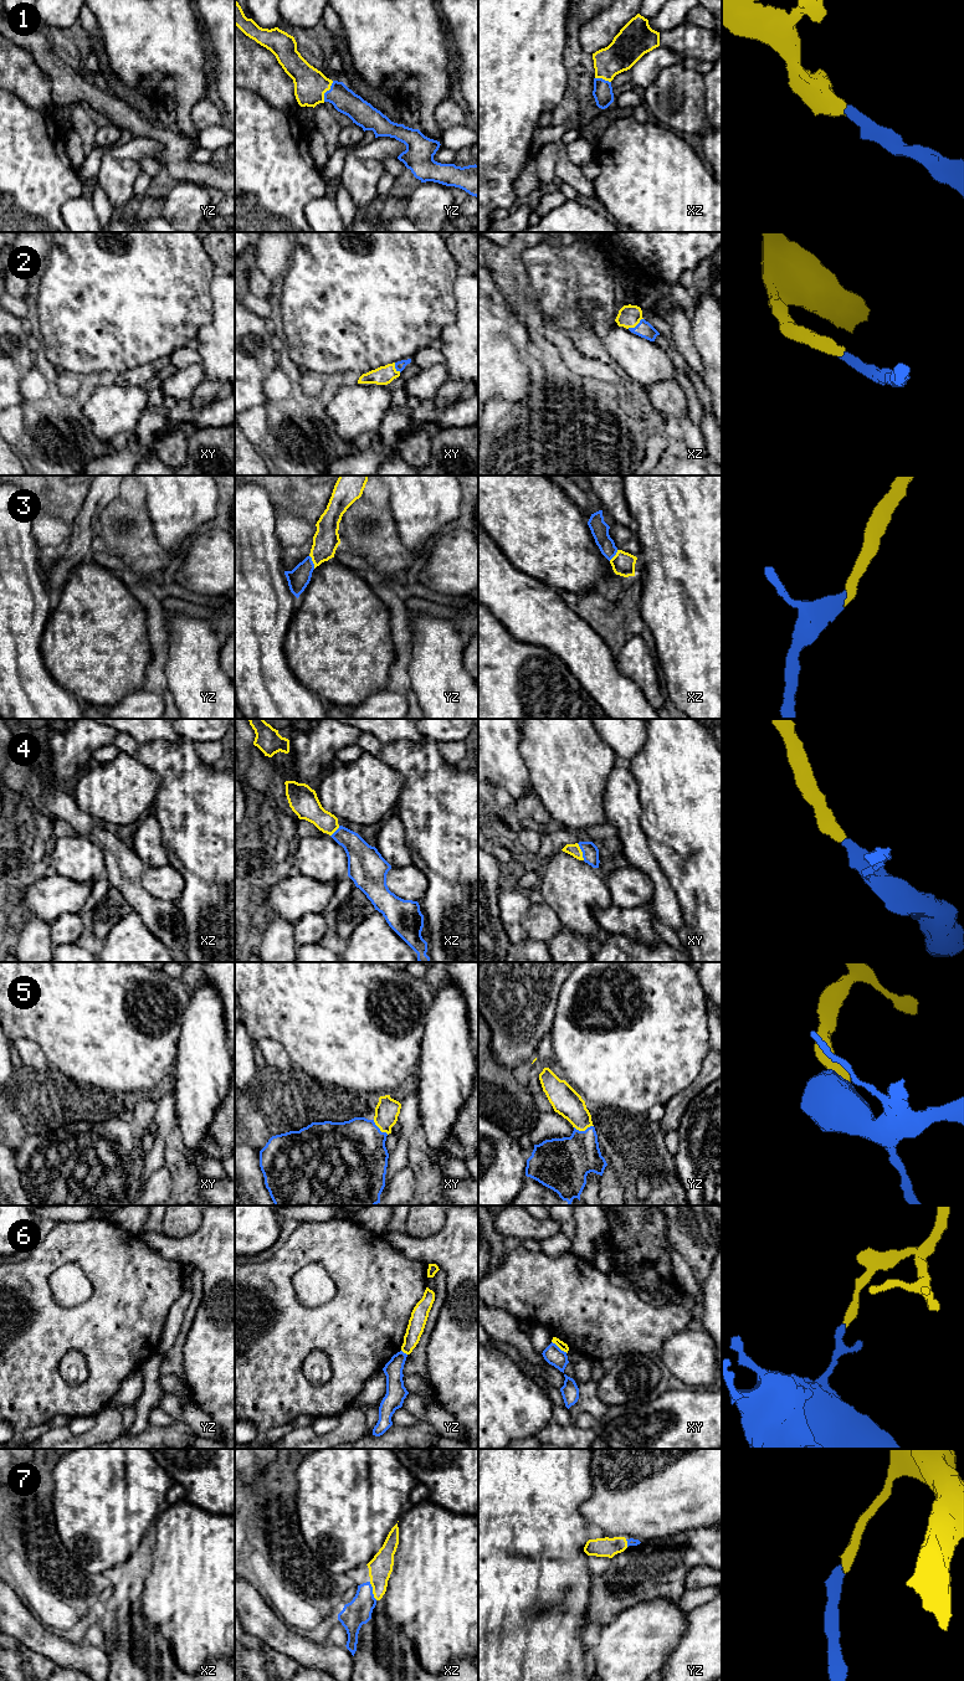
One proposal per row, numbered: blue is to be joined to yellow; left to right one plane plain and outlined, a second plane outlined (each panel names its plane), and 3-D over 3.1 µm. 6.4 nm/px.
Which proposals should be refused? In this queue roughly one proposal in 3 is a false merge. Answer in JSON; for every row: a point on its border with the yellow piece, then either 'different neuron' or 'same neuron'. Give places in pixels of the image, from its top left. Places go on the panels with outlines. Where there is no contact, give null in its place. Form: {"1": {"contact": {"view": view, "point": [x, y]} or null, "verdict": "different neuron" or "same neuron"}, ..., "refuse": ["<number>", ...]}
{"1": {"contact": {"view": "yz", "point": [327, 90]}, "verdict": "same neuron"}, "2": {"contact": {"view": "xz", "point": [635, 325]}, "verdict": "same neuron"}, "3": {"contact": {"view": "yz", "point": [312, 560]}, "verdict": "same neuron"}, "4": {"contact": {"view": "xy", "point": [582, 852]}, "verdict": "same neuron"}, "5": {"contact": {"view": "yz", "point": [583, 1130]}, "verdict": "same neuron"}, "6": {"contact": {"view": "xy", "point": [559, 1347]}, "verdict": "different neuron"}, "7": {"contact": {"view": "xz", "point": [373, 1590]}, "verdict": "same neuron"}, "refuse": ["6"]}

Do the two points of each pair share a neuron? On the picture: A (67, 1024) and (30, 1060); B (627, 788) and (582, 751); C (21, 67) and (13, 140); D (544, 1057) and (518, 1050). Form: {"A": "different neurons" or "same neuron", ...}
{"A": "different neurons", "B": "different neurons", "C": "different neurons", "D": "different neurons"}

